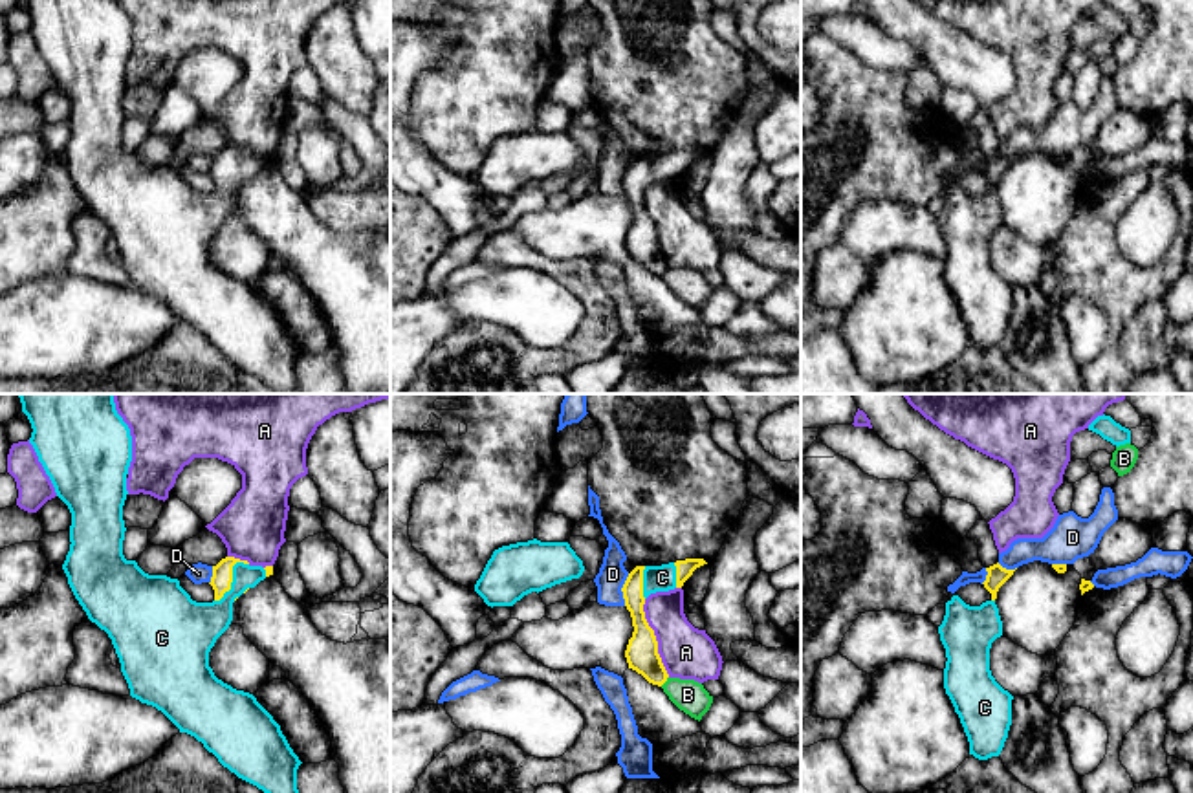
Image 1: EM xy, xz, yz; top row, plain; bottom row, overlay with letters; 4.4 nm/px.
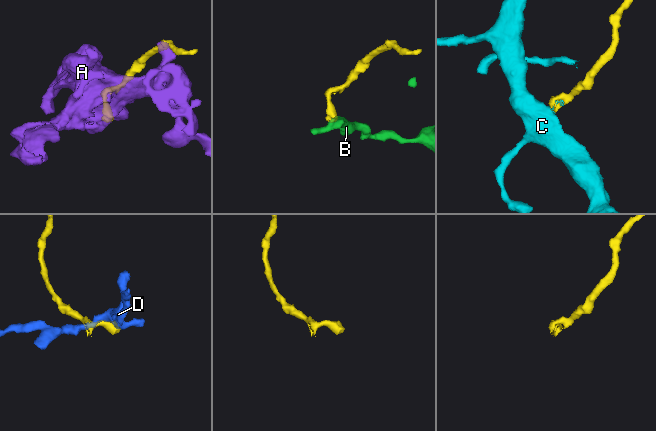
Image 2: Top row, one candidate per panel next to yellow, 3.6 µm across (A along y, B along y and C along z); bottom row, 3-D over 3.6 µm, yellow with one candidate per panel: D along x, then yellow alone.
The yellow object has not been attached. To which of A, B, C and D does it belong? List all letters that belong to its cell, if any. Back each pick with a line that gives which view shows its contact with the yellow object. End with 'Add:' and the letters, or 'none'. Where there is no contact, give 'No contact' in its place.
C: Touches yellow in xy
Add: C

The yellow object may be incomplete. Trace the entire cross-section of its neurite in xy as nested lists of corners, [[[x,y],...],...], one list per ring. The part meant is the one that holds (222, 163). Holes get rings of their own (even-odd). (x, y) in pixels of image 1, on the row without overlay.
[[[22,0],[31,13],[38,51],[57,86],[71,103],[70,141],[62,154],[68,174],[88,209],[108,223],[130,286],[161,300],[180,322],[194,326],[238,368],[257,375],[275,394],[299,394],[297,359],[302,353],[280,315],[249,282],[218,269],[209,242],[233,211],[233,192],[273,165],[273,156],[251,156],[235,147],[213,156],[213,192],[196,192],[178,168],[148,165],[123,145],[126,64],[132,26],[117,0]]]

